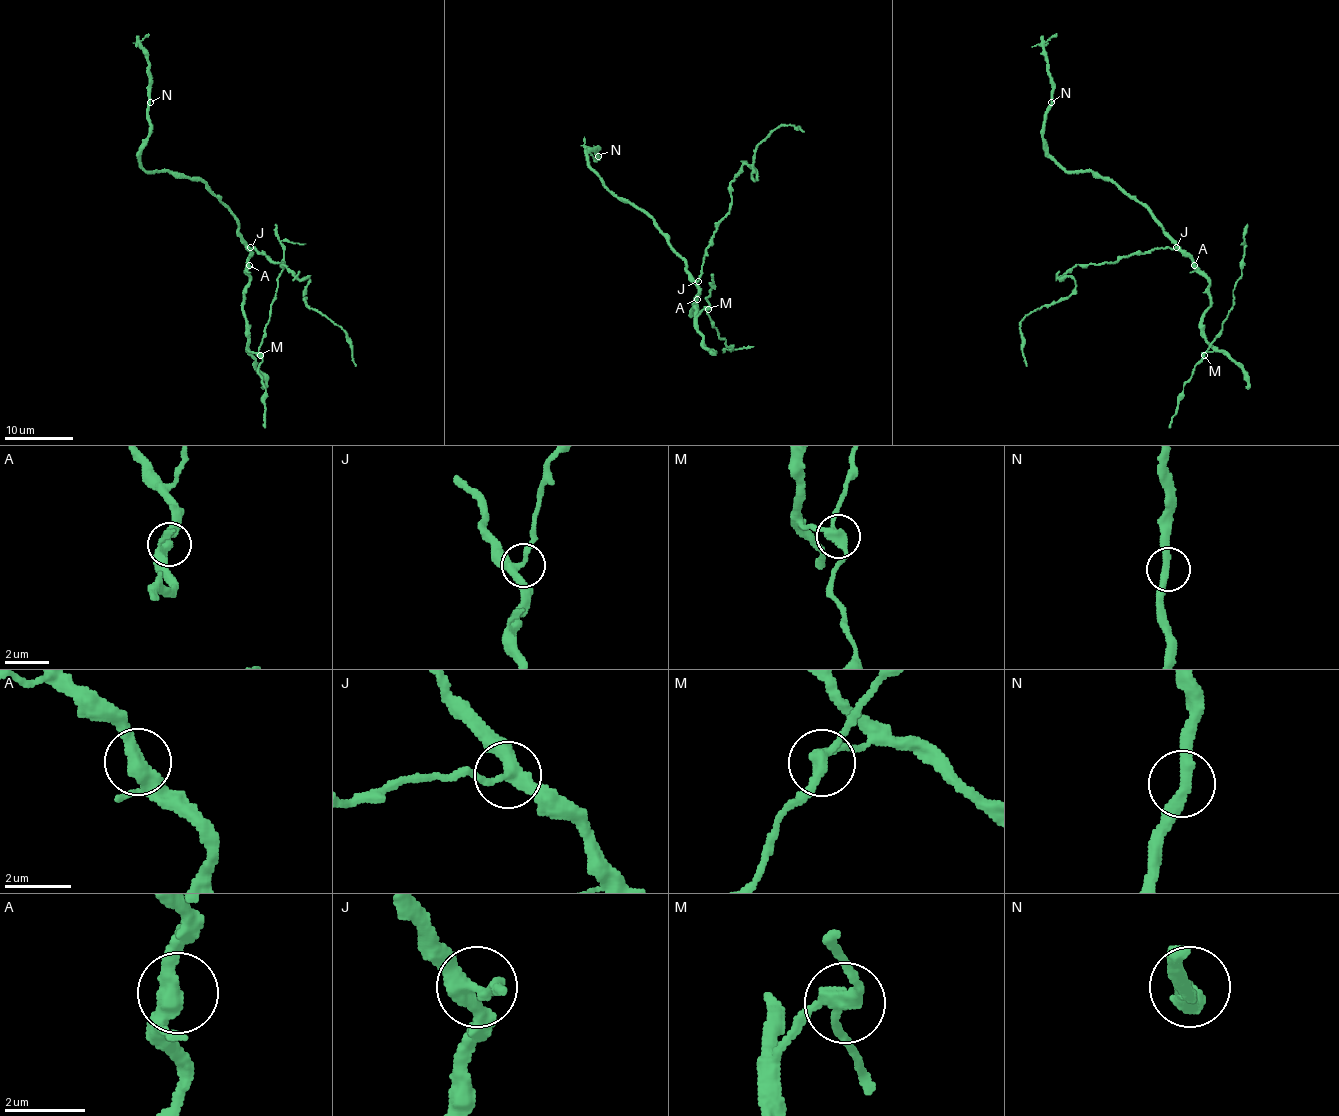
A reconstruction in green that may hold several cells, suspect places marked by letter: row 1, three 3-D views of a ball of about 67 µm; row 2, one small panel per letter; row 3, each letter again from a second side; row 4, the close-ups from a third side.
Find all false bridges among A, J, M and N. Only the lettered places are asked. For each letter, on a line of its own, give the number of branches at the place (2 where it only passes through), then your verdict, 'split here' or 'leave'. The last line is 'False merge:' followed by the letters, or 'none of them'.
A: 3 branches meet; leave
J: 3 branches meet; leave
M: 3 branches meet; split here
N: 2 branches meet; leave
False merge: M

